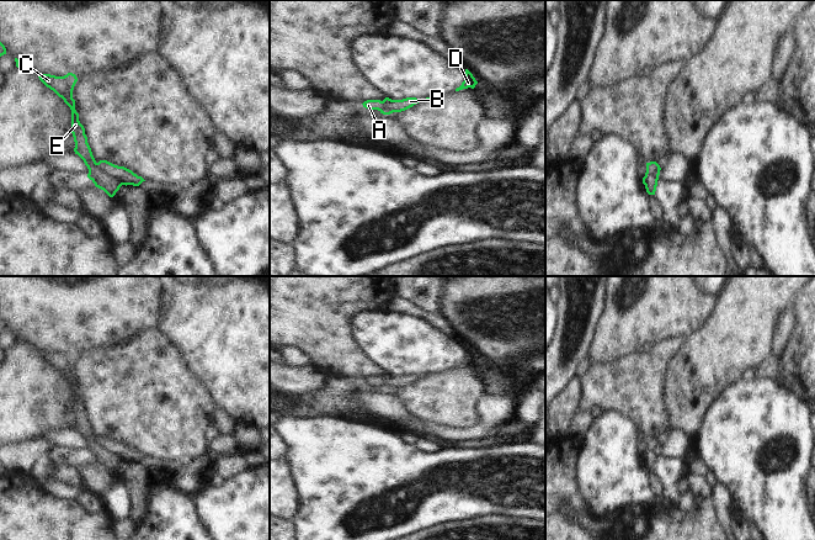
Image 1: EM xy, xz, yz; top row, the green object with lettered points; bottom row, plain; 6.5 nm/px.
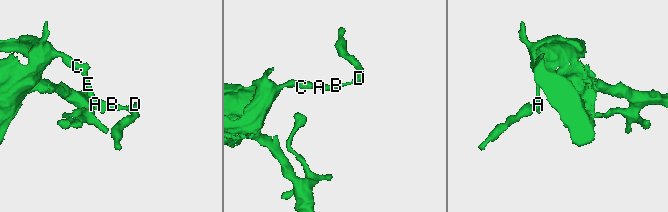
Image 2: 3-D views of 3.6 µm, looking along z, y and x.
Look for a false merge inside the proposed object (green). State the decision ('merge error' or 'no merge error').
merge error

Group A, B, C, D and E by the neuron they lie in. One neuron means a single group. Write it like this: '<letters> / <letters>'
A C E / B D

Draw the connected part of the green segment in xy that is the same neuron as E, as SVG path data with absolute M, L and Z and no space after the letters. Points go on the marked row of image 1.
M73 73L64 76L55 76L50 74L38 74L39 80L50 90L53 90L71 110L71 133L75 142L74 152L85 163L89 169L87 178L96 187L103 190L110 197L113 197L122 184L97 168L97 163L92 155L91 148L87 143L85 128L79 121L79 113L75 110L75 100L73 99L73 90L78 78Z

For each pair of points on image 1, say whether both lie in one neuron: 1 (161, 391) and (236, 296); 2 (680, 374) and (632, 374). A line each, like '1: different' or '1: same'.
1: different
2: different

